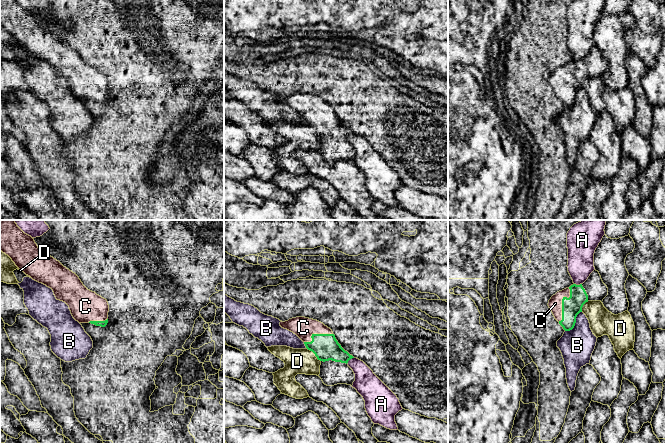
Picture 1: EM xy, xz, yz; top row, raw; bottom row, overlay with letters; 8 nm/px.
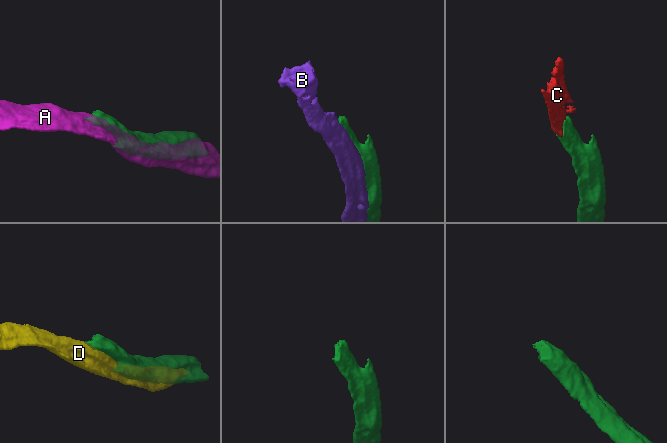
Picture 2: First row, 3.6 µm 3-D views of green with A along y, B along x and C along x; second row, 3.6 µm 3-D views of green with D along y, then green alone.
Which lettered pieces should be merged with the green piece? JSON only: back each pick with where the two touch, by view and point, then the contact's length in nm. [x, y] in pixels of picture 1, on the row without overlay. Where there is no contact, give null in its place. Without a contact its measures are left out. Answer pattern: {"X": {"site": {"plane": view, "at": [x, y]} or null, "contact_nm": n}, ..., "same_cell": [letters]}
{"C": {"site": {"plane": "yz", "at": [562, 79]}, "contact_nm": 280}, "same_cell": ["C"]}

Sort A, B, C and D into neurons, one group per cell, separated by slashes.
A / B / C / D

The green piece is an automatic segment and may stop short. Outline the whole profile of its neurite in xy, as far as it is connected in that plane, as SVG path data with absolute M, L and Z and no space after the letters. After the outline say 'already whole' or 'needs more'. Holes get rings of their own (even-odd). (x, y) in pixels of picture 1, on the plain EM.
M0 0L0 26L26 51L51 64L56 75L69 82L76 97L107 101L107 76L88 66L75 49L40 26L17 0Z; needs more

